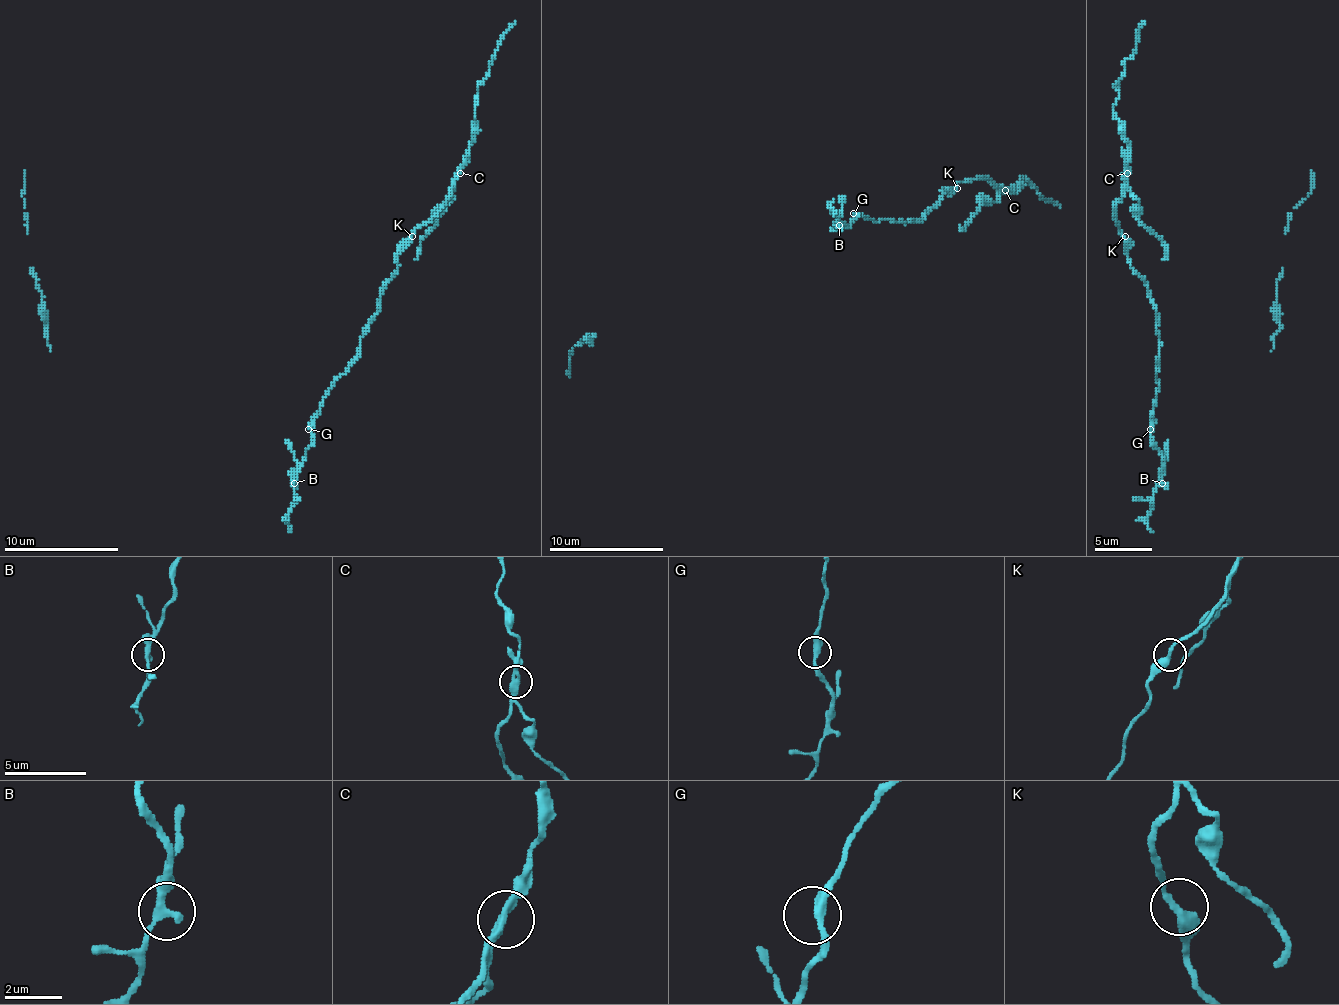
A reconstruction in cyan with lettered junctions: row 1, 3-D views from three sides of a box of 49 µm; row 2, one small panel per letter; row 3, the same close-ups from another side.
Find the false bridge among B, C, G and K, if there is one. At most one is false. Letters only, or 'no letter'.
C

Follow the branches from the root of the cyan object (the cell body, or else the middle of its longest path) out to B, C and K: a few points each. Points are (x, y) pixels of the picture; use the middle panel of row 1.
B: (856, 213), (851, 225), (839, 225)
C: (856, 213), (876, 222), (922, 219), (942, 196), (942, 190), (951, 190), (968, 179), (985, 179), (1005, 190)
K: (856, 213), (876, 222), (882, 219), (894, 222), (922, 219), (942, 196), (942, 190), (957, 188)

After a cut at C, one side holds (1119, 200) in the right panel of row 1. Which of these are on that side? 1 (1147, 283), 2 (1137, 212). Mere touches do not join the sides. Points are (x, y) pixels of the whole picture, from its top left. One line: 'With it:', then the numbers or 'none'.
With it: 1

